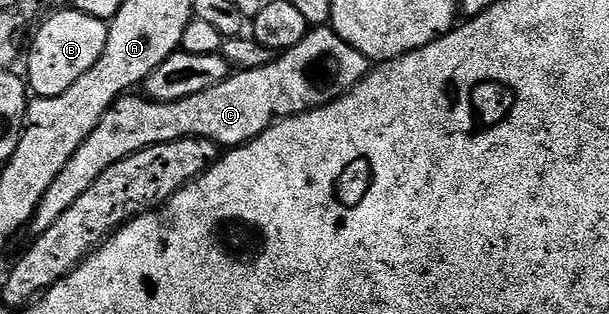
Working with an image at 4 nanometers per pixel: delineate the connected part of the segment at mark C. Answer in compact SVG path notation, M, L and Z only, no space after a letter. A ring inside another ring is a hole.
M315 27L307 30L306 35L292 49L281 52L273 63L251 71L235 70L230 78L204 93L196 93L187 99L175 103L155 103L142 99L123 97L104 113L100 125L80 149L60 169L56 181L48 185L48 193L40 201L32 220L33 234L40 236L108 169L115 159L123 155L132 155L136 149L151 147L153 143L168 143L175 139L197 137L211 139L226 149L240 147L251 139L264 133L279 119L291 119L306 111L315 111L317 107L336 101L349 91L372 70L371 60L360 53L348 41L335 33L333 27ZM122 139L130 139L125 143Z

